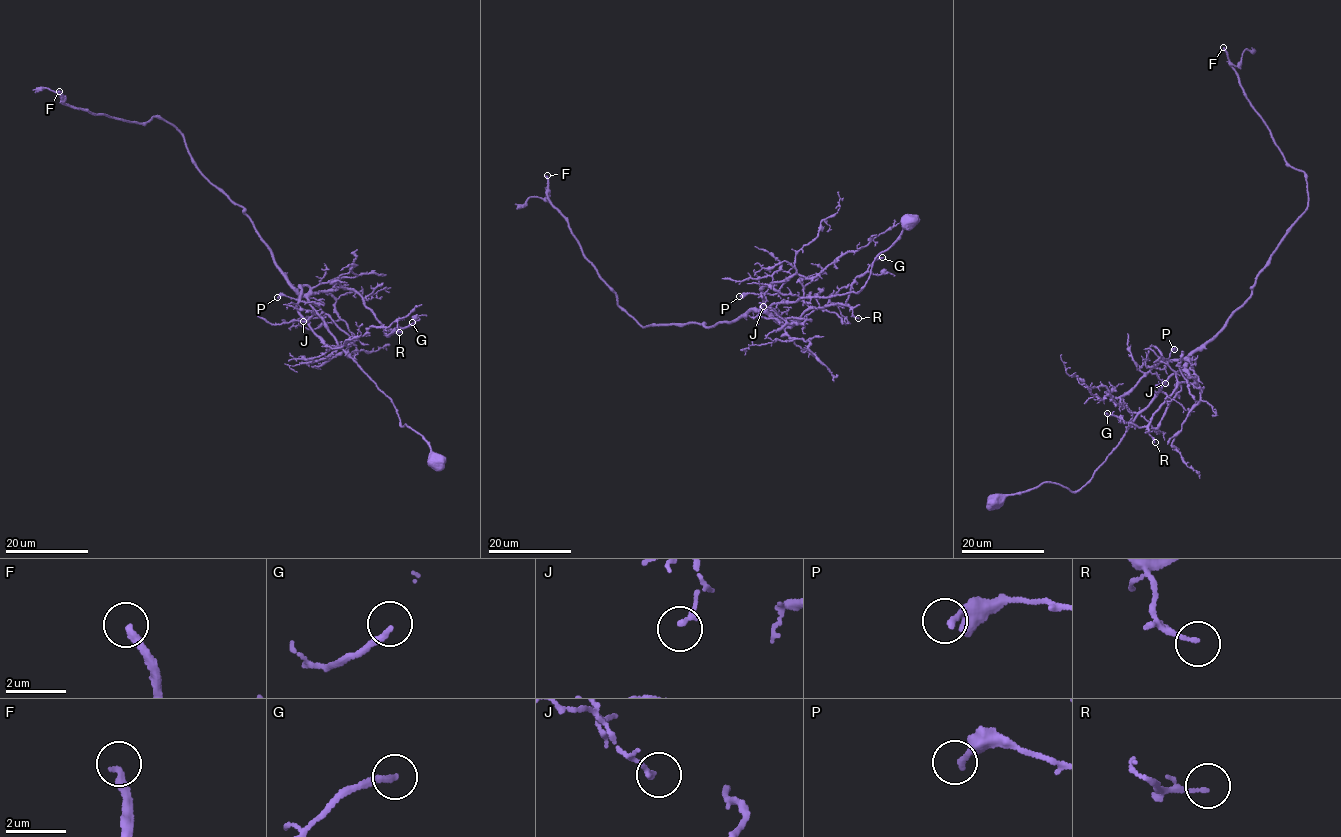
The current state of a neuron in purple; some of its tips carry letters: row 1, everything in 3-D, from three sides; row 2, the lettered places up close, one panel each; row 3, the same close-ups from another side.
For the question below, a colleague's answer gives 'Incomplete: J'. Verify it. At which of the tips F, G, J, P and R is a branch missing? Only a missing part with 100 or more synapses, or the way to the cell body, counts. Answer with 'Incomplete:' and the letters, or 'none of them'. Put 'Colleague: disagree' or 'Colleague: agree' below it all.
Incomplete: F
Colleague: disagree

